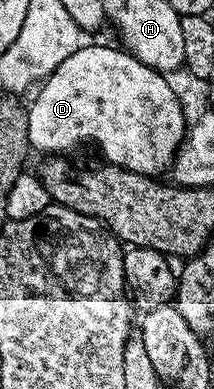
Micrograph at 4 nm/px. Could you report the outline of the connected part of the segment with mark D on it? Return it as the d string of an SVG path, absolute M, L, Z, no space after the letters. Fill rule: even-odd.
M83 45L75 53L71 53L71 57L67 57L67 61L63 61L45 80L36 88L37 96L33 99L33 104L28 104L27 110L29 113L29 146L34 152L49 151L50 156L57 157L62 153L69 153L72 147L77 147L80 143L93 142L95 146L101 150L101 155L106 164L115 167L126 167L128 171L138 171L140 175L156 176L157 171L161 171L170 166L173 158L177 155L177 150L181 147L181 142L185 140L185 132L187 130L187 120L184 111L181 108L178 97L171 91L164 74L155 69L151 69L147 65L143 65L143 61L139 61L135 56L130 55L128 50L117 47L89 47Z

